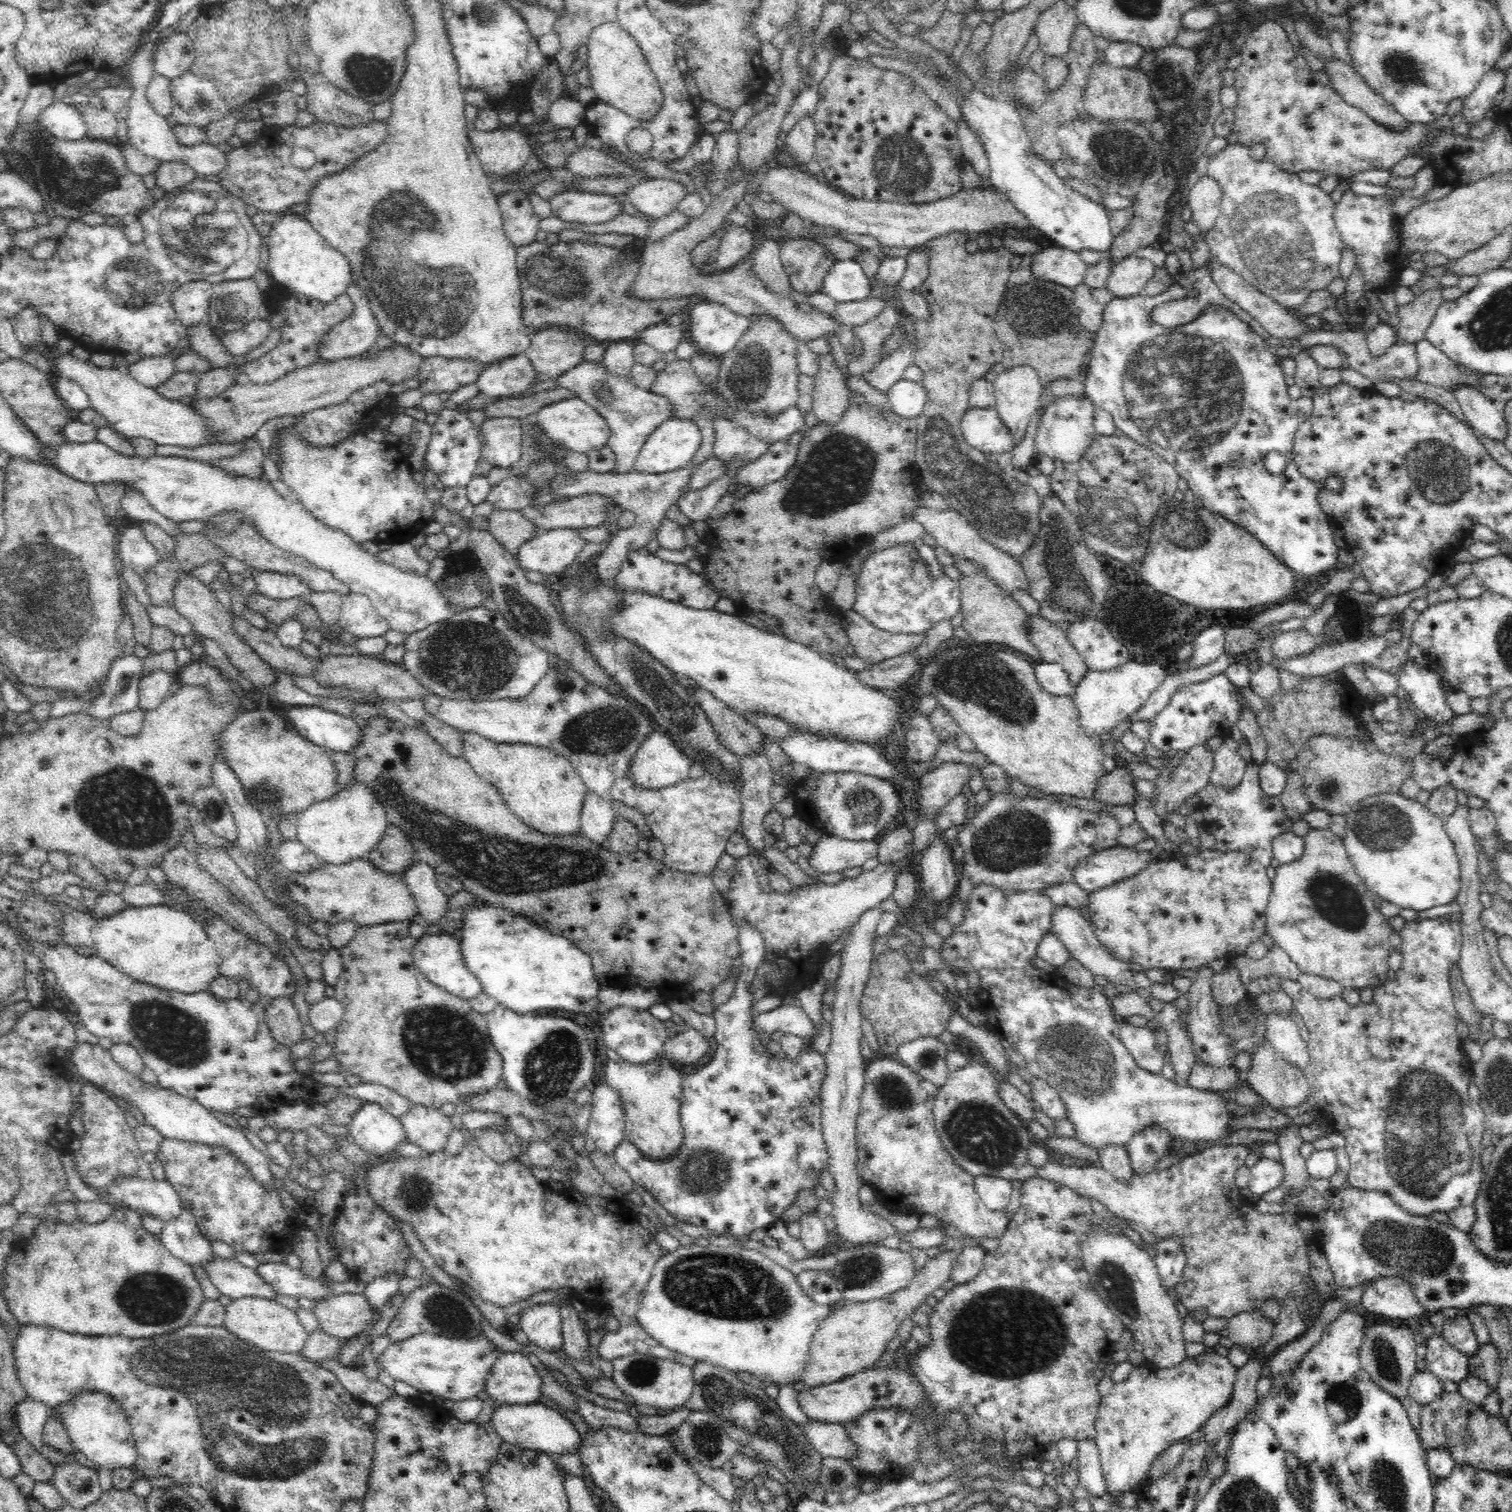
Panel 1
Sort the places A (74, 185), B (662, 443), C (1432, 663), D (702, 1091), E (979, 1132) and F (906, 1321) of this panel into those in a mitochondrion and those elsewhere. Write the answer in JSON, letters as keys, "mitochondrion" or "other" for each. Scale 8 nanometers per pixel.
{"A":"mitochondrion","B":"other","C":"other","D":"other","E":"mitochondrion","F":"other"}

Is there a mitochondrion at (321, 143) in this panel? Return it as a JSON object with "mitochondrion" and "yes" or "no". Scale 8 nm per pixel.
{"mitochondrion":"no"}

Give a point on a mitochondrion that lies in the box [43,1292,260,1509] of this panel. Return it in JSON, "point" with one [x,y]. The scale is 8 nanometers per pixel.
{"point":[69,1478]}

